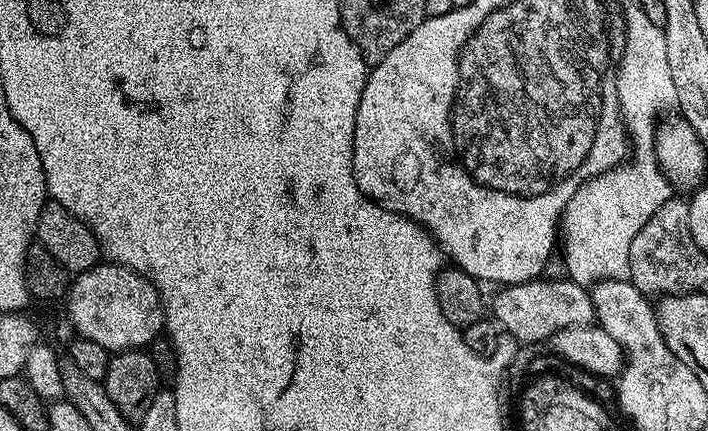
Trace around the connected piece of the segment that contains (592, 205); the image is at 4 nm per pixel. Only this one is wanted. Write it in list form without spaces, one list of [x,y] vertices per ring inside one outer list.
[[[638,2],[624,4],[624,53],[620,59],[620,67],[616,70],[616,85],[620,112],[624,116],[624,126],[628,129],[630,141],[630,159],[626,166],[611,168],[608,172],[599,172],[592,180],[587,180],[583,186],[570,198],[564,208],[562,217],[562,248],[568,251],[567,279],[575,284],[591,286],[600,280],[627,280],[630,277],[630,246],[634,237],[646,222],[666,201],[673,199],[674,185],[668,181],[667,174],[660,168],[656,157],[656,133],[660,111],[667,104],[676,104],[676,87],[674,78],[670,78],[670,61],[666,55],[666,38],[663,28],[650,22],[650,14],[642,10]]]

